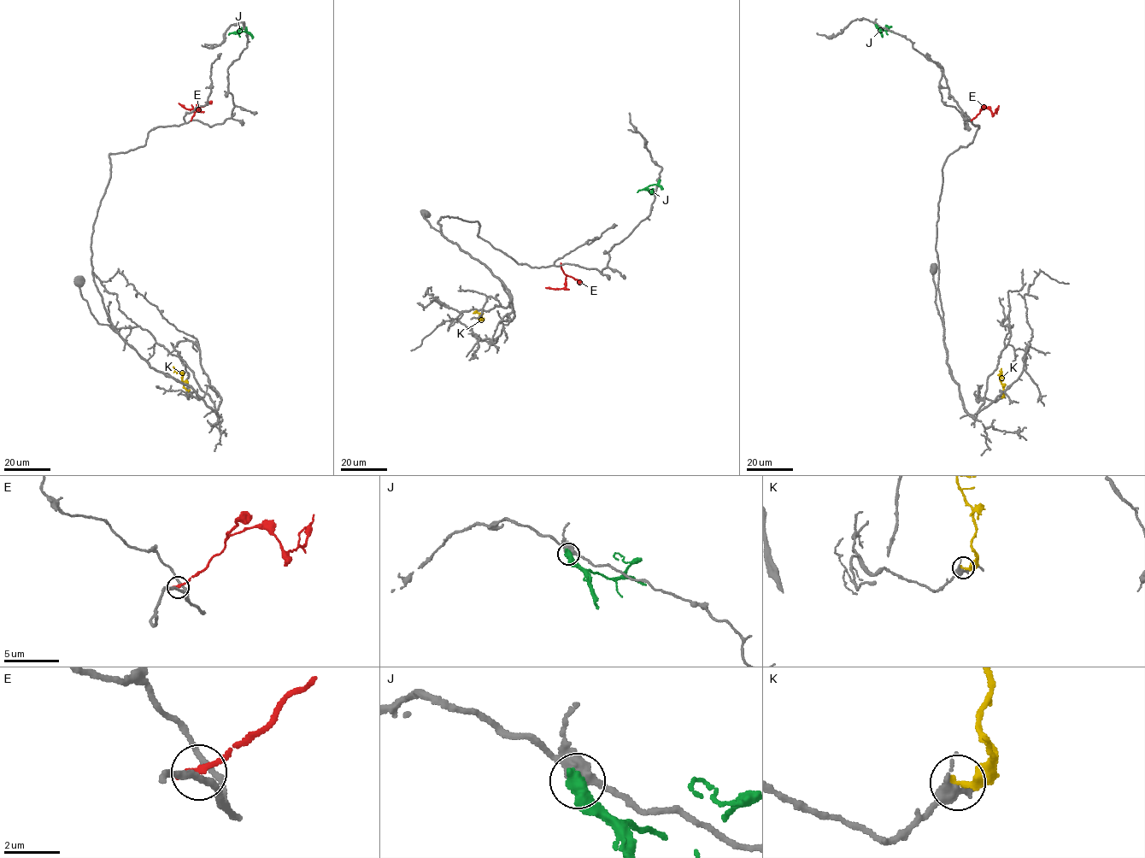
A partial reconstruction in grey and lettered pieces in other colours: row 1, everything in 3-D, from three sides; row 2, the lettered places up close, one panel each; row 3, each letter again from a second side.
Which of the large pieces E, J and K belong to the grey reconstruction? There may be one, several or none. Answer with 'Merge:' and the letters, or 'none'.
Merge: none

